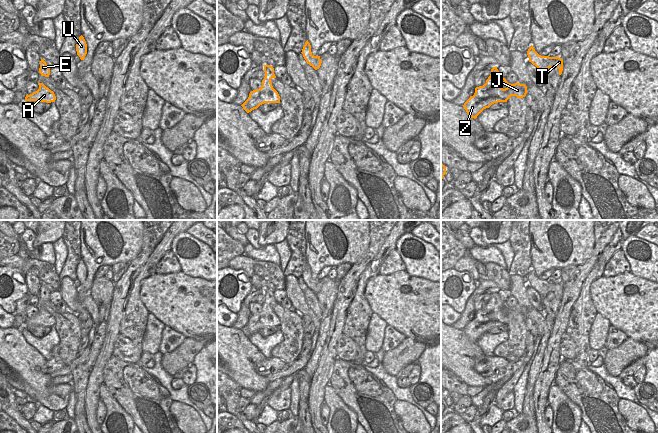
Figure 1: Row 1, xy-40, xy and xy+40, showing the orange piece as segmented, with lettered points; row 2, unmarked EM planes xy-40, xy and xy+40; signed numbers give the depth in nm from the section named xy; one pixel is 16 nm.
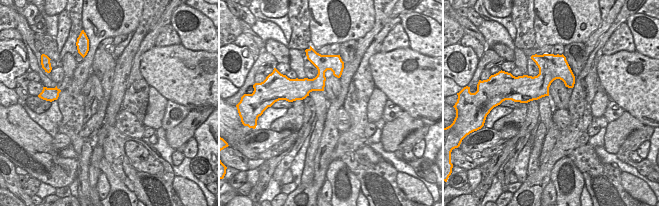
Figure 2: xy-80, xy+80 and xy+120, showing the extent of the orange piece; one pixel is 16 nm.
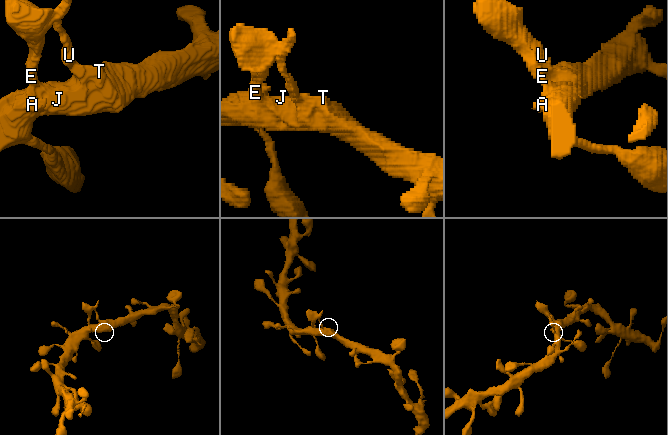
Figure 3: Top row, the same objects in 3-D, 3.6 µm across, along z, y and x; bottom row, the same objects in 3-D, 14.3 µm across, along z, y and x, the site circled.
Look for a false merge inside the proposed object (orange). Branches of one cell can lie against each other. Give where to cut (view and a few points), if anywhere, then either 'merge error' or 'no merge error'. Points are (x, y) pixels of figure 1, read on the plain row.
no cut | no merge error

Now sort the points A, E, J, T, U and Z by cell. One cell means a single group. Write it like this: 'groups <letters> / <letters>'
groups A E J T U Z

